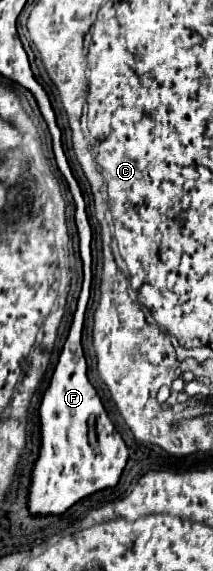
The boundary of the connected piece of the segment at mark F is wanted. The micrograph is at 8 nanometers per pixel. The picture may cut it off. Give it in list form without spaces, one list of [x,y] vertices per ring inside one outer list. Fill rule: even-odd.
[[[54,153],[54,155],[56,155],[58,169],[64,175],[74,200],[74,218],[78,237],[80,237],[83,282],[80,297],[78,297],[78,305],[76,305],[76,311],[74,311],[74,317],[72,317],[68,339],[62,347],[58,365],[52,373],[50,385],[44,391],[42,401],[40,401],[40,409],[38,409],[38,415],[40,415],[40,451],[38,451],[38,459],[32,467],[32,483],[28,487],[28,501],[26,501],[28,511],[30,511],[32,517],[60,515],[80,499],[84,499],[84,497],[88,497],[96,491],[116,487],[116,483],[120,481],[120,475],[126,467],[126,461],[128,461],[128,447],[126,447],[124,439],[120,437],[120,433],[116,431],[114,423],[110,421],[96,389],[92,387],[92,383],[88,381],[88,375],[86,375],[88,367],[86,367],[86,359],[84,359],[84,353],[82,353],[80,337],[82,337],[84,311],[86,311],[86,305],[88,305],[88,299],[90,299],[90,289],[92,289],[92,227],[90,227],[90,221],[88,220],[84,195],[80,191],[78,181],[72,175],[66,153]],[[90,417],[94,417],[94,441],[90,439],[90,433],[92,433]]]

